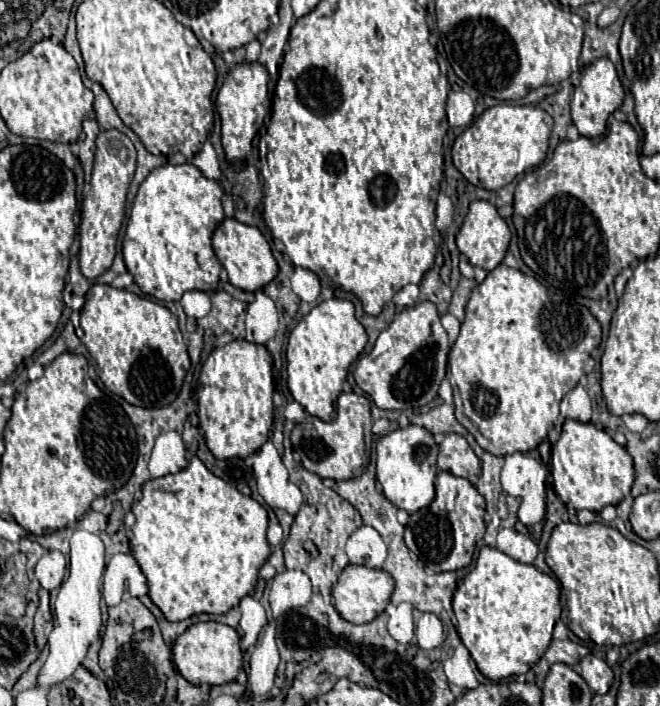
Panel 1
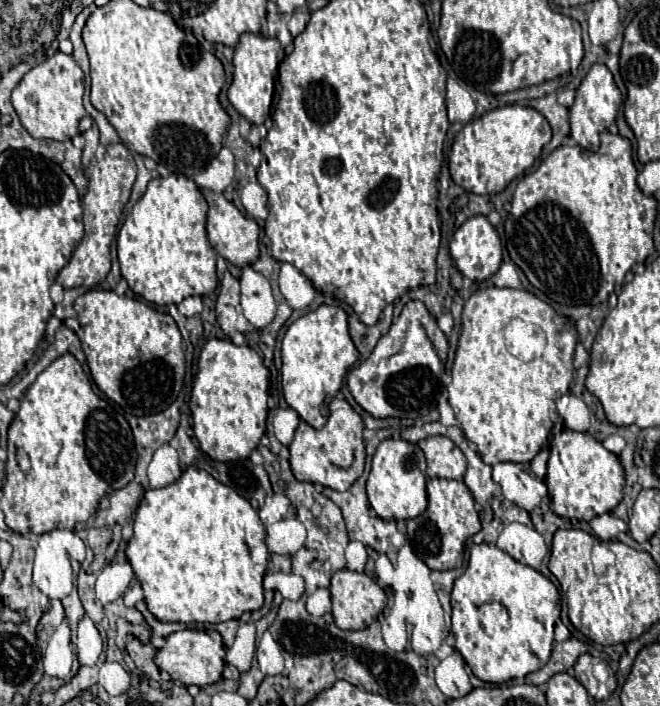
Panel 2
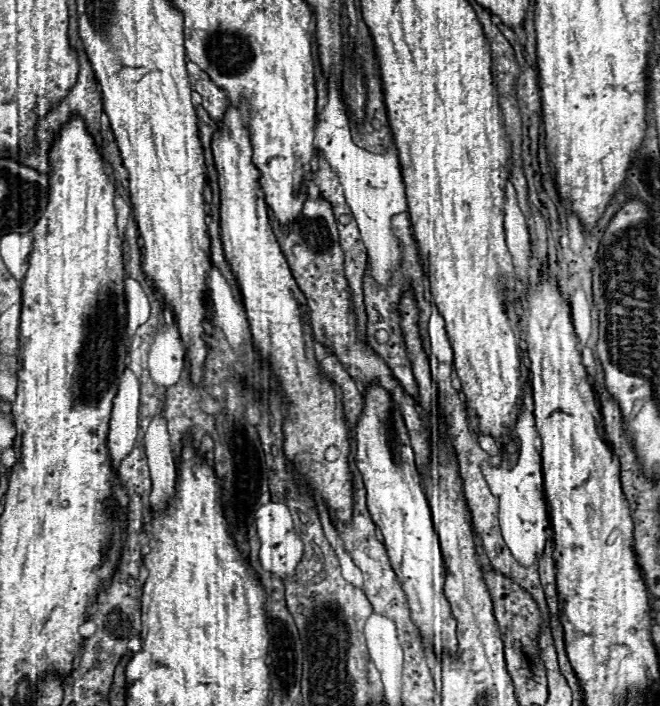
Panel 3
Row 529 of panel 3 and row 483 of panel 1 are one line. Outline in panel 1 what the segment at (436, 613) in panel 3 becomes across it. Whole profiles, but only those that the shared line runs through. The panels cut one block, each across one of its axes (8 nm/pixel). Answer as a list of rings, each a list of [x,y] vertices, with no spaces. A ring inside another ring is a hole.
[[[408,426],[388,432],[376,446],[376,480],[382,484],[382,494],[400,510],[416,512],[428,506],[434,498],[438,446],[432,434],[420,426]]]

